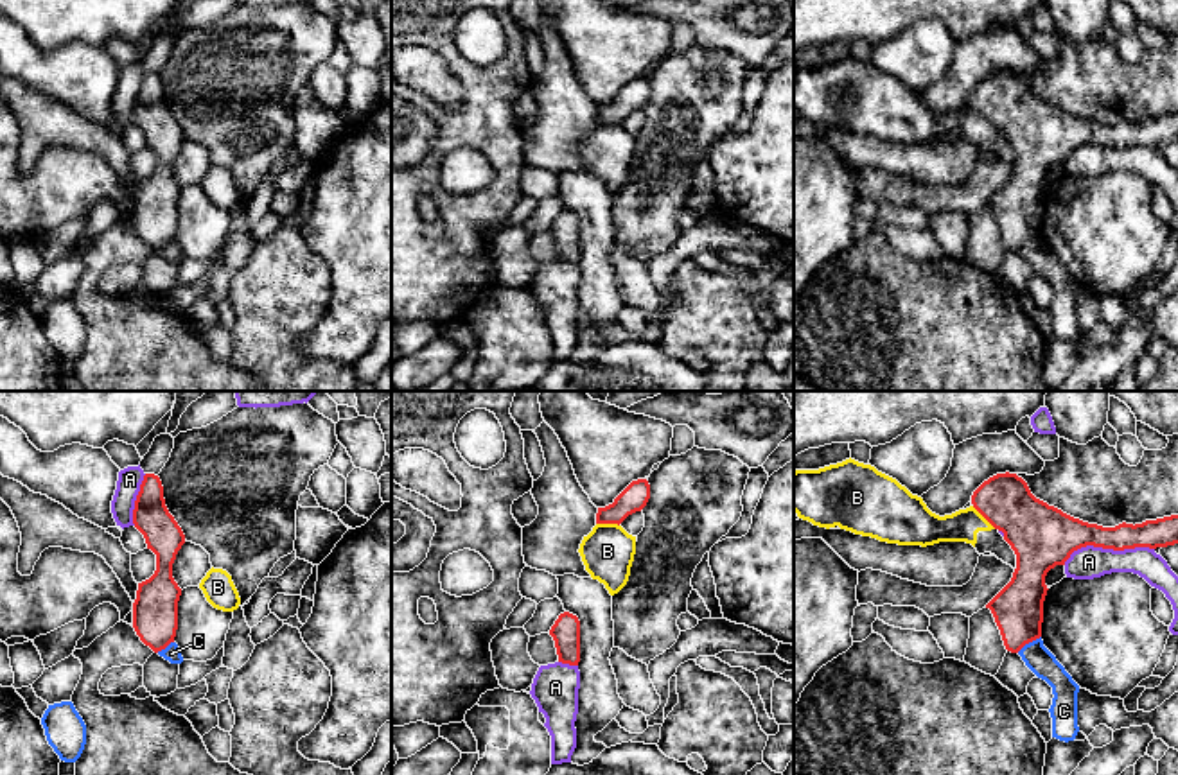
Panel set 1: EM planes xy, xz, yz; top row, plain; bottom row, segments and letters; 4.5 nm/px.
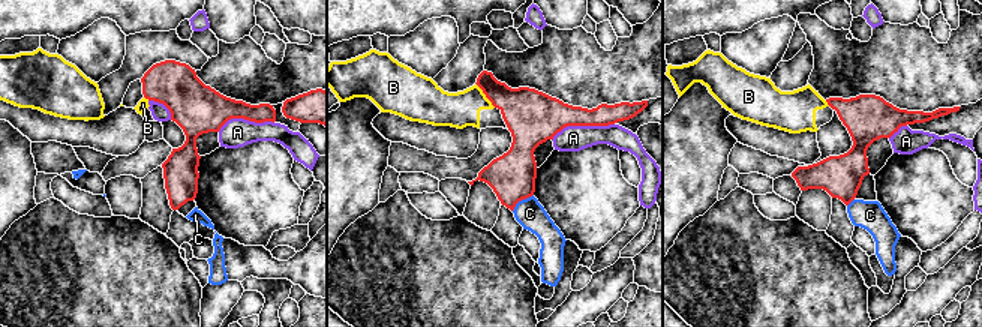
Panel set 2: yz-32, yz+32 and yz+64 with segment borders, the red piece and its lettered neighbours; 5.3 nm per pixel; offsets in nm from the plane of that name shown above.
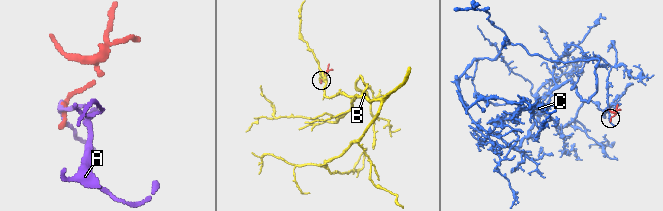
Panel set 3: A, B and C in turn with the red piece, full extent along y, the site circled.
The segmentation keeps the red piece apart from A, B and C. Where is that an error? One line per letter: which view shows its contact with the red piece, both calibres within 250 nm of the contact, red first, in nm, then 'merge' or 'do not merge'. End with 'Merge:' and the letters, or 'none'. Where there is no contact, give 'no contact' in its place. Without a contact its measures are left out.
A: yz | 220/150 nm | do not merge
B: xz | 120/240 nm | do not merge
C: yz | 220/120 nm | do not merge
Merge: none

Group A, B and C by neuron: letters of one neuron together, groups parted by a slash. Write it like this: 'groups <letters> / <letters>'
groups A / B / C

